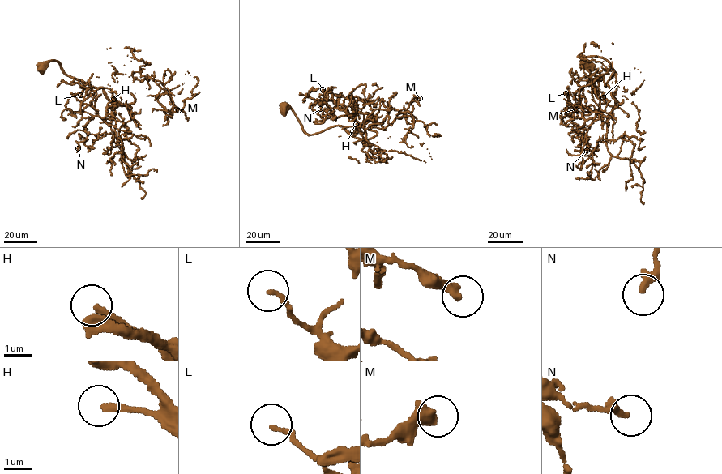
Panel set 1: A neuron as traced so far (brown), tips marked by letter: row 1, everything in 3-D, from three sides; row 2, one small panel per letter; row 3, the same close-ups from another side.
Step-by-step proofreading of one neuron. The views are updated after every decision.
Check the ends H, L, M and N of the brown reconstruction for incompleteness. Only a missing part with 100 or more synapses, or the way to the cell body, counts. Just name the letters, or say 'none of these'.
H

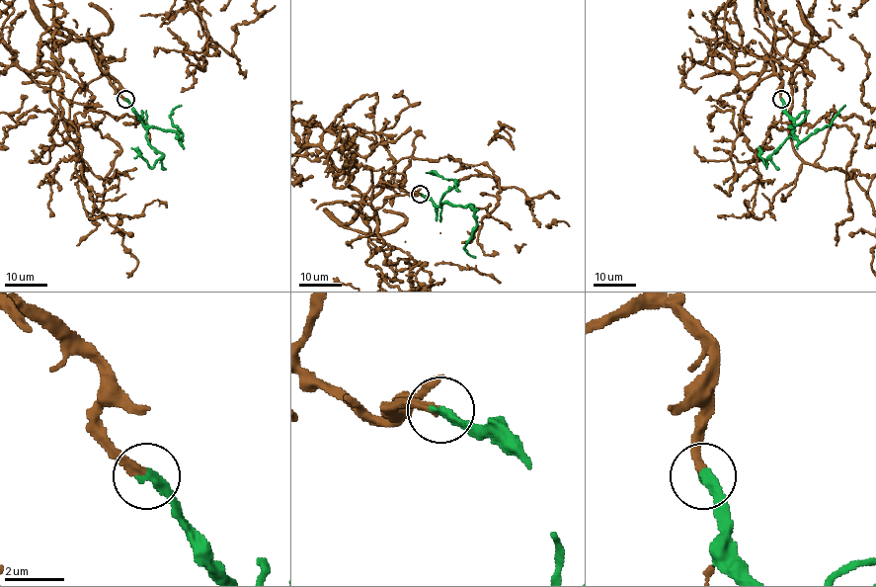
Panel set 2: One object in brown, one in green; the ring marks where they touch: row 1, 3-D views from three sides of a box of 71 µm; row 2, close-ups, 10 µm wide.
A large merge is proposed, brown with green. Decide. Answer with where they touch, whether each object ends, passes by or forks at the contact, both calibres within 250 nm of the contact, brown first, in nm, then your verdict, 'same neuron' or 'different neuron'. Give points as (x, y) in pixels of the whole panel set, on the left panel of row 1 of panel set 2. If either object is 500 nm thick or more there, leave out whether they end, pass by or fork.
place (125, 99); brown ends; green ends; calibres 280 and 320 nm; same neuron

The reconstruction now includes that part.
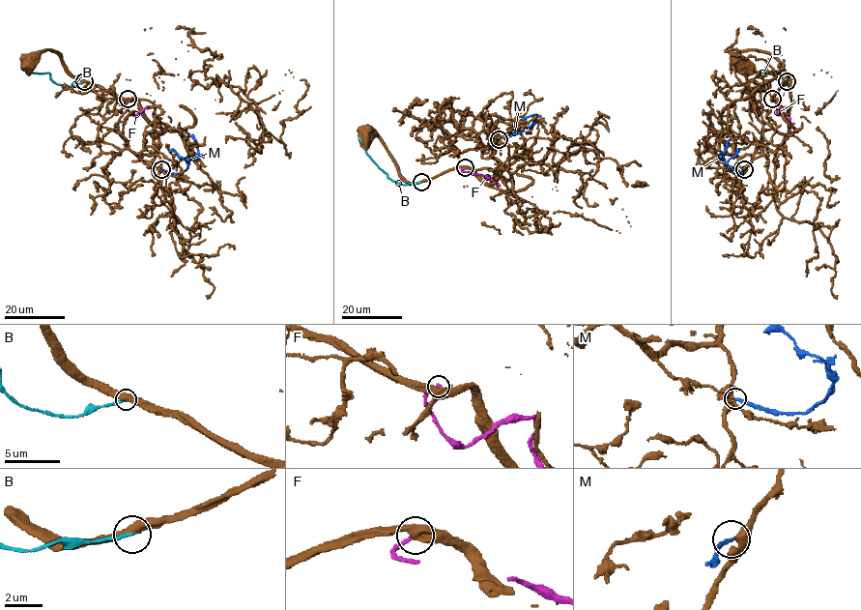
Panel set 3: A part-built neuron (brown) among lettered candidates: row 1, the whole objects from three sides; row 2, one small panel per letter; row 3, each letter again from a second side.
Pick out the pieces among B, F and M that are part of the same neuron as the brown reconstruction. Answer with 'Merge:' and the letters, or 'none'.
Merge: M

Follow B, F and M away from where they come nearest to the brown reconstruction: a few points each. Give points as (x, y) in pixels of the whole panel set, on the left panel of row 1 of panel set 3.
B: (84, 81), (64, 86), (55, 83), (48, 72), (30, 72), (21, 68)
F: (128, 99), (126, 106), (132, 114), (154, 107), (153, 116), (162, 131)
M: (161, 169), (181, 173), (186, 170), (187, 160), (198, 156), (192, 134)

